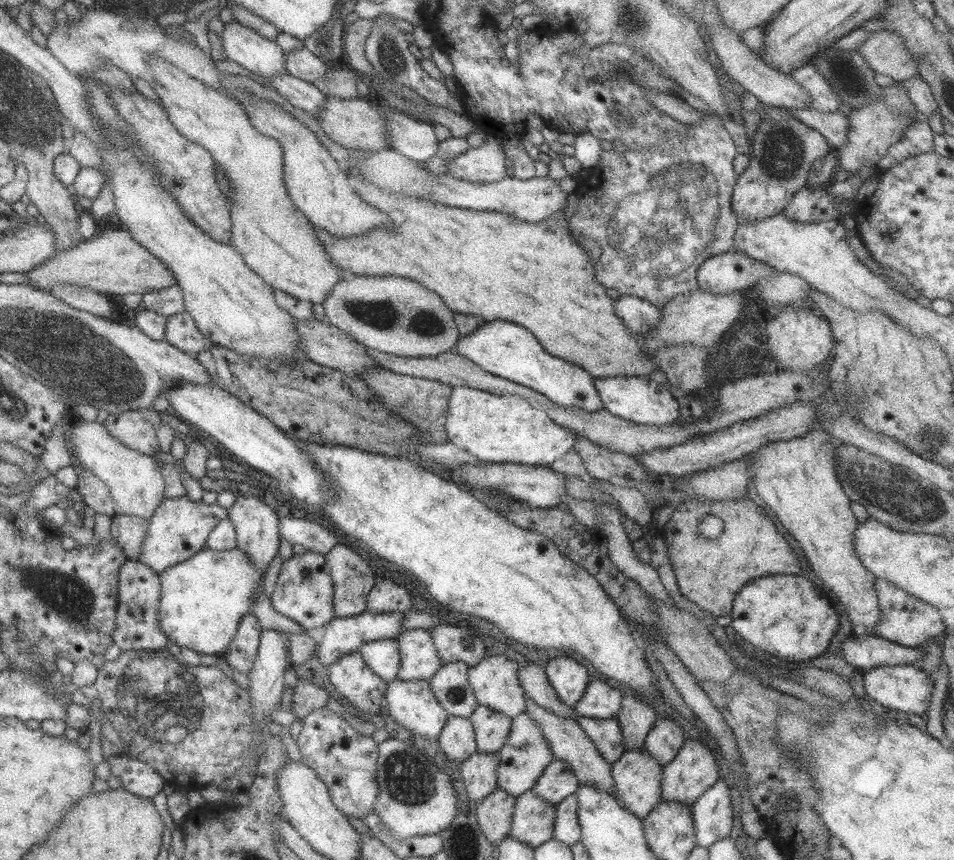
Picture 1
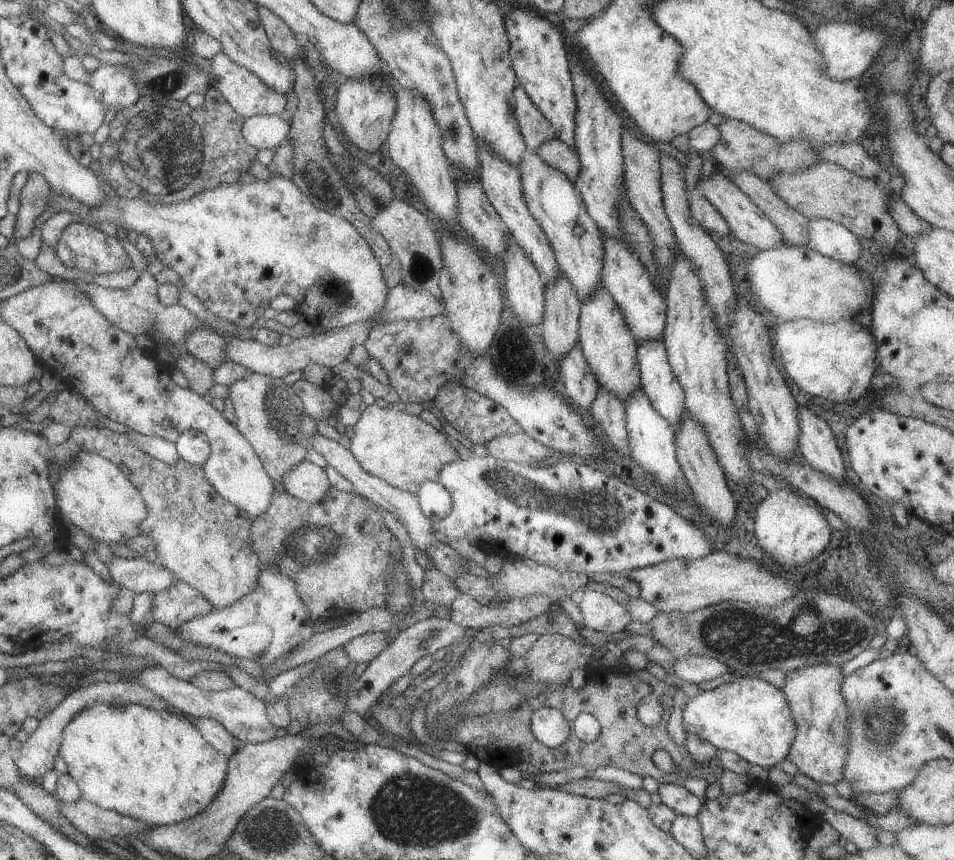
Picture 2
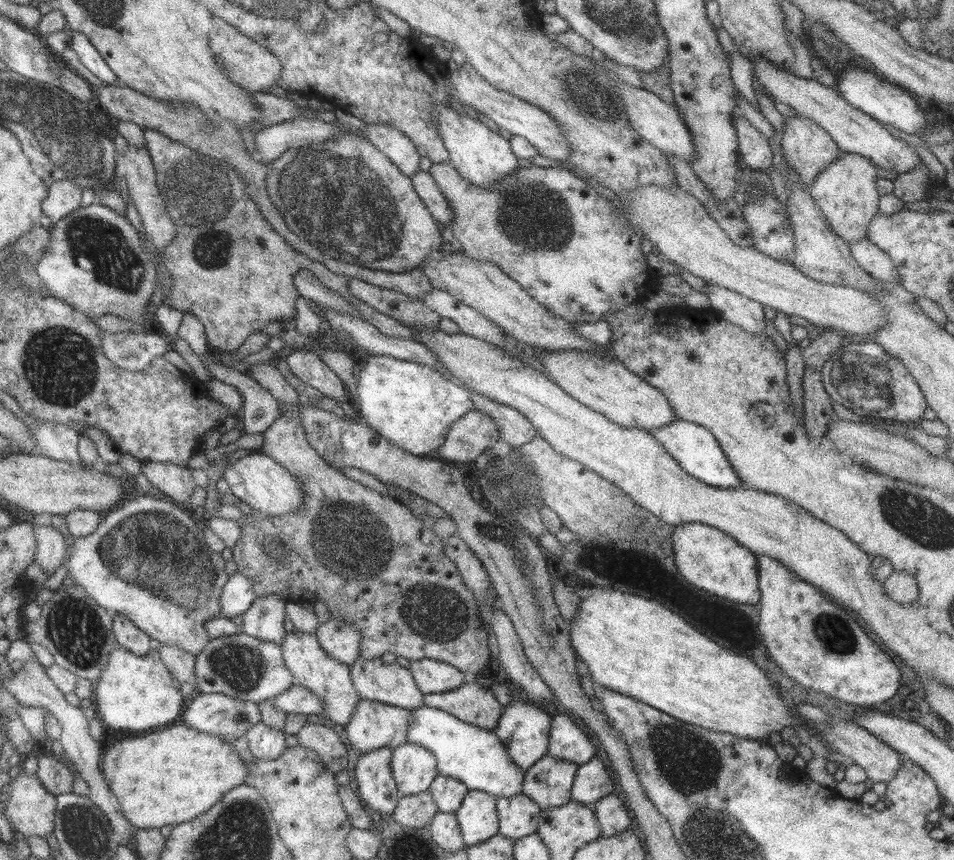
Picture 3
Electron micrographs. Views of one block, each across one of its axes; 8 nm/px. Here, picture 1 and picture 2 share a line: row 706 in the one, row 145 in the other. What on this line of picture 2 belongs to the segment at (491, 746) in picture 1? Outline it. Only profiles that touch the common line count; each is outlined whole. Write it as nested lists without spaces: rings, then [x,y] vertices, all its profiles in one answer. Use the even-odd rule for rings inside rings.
[[[476,134],[475,139],[480,165],[479,178],[488,200],[498,211],[500,218],[504,221],[507,228],[510,229],[510,235],[515,238],[515,241],[522,247],[522,250],[525,250],[534,266],[537,266],[544,283],[551,283],[560,274],[561,268],[546,233],[540,228],[540,225],[526,206],[519,166],[508,162]]]

